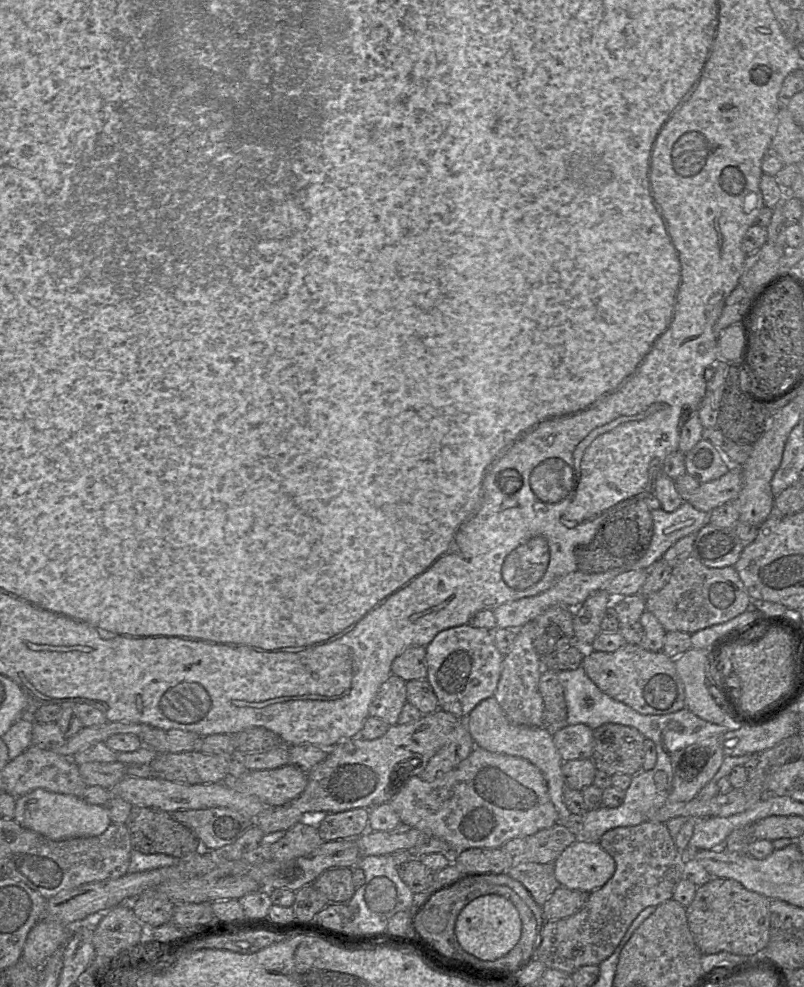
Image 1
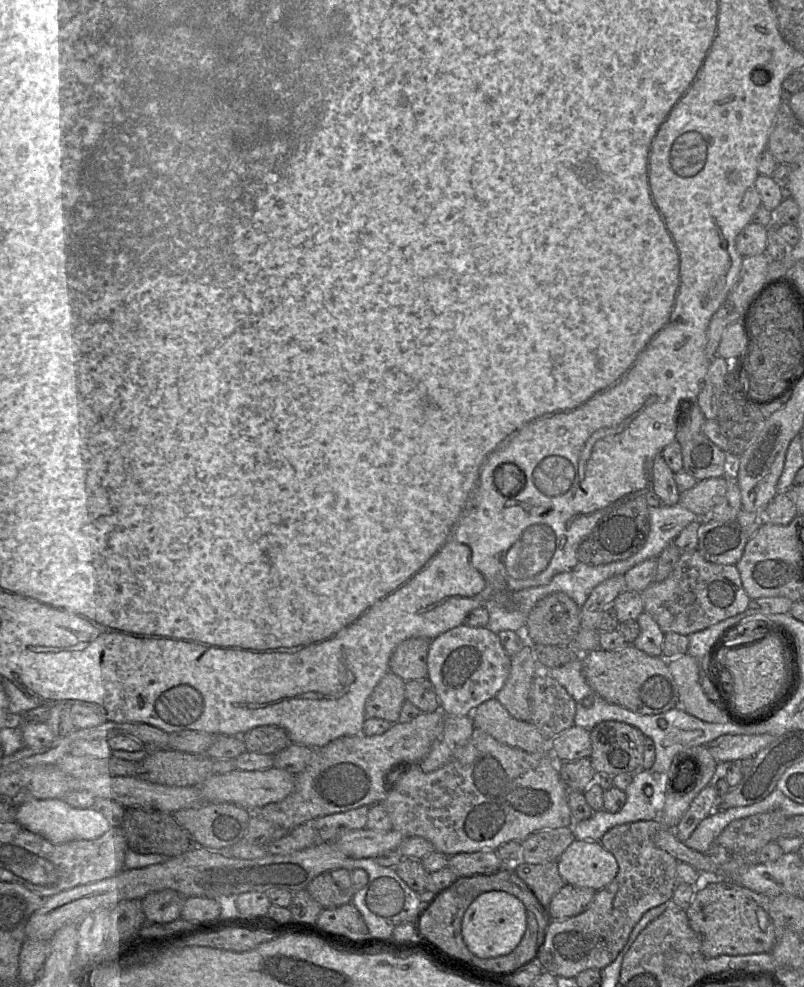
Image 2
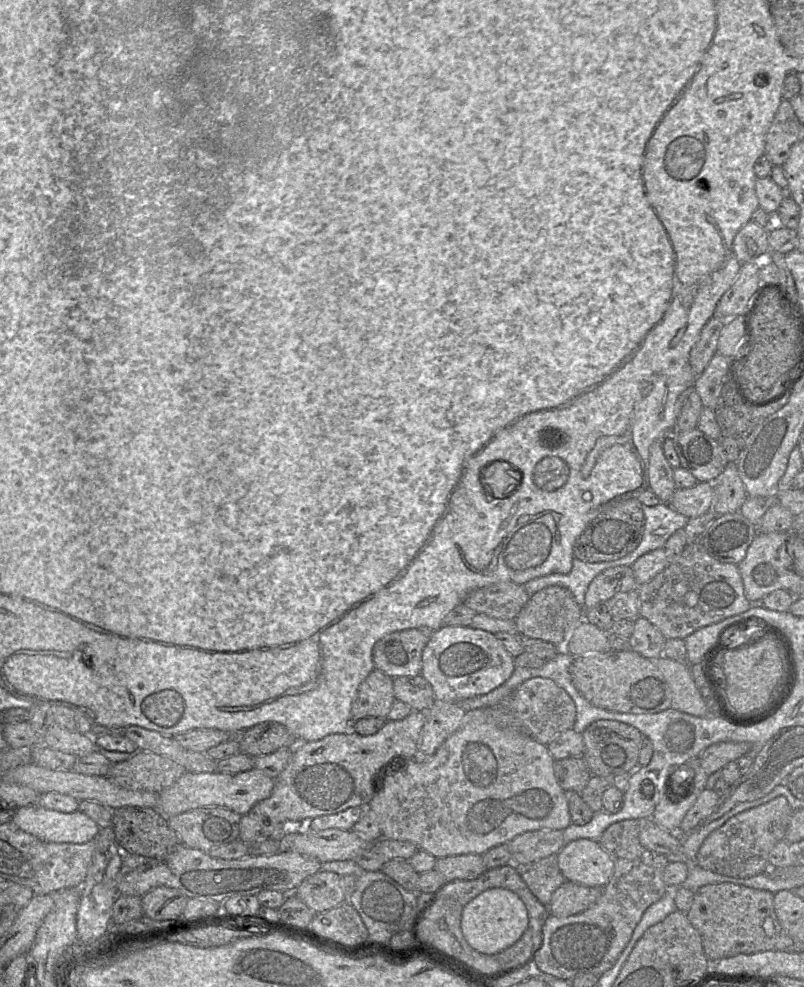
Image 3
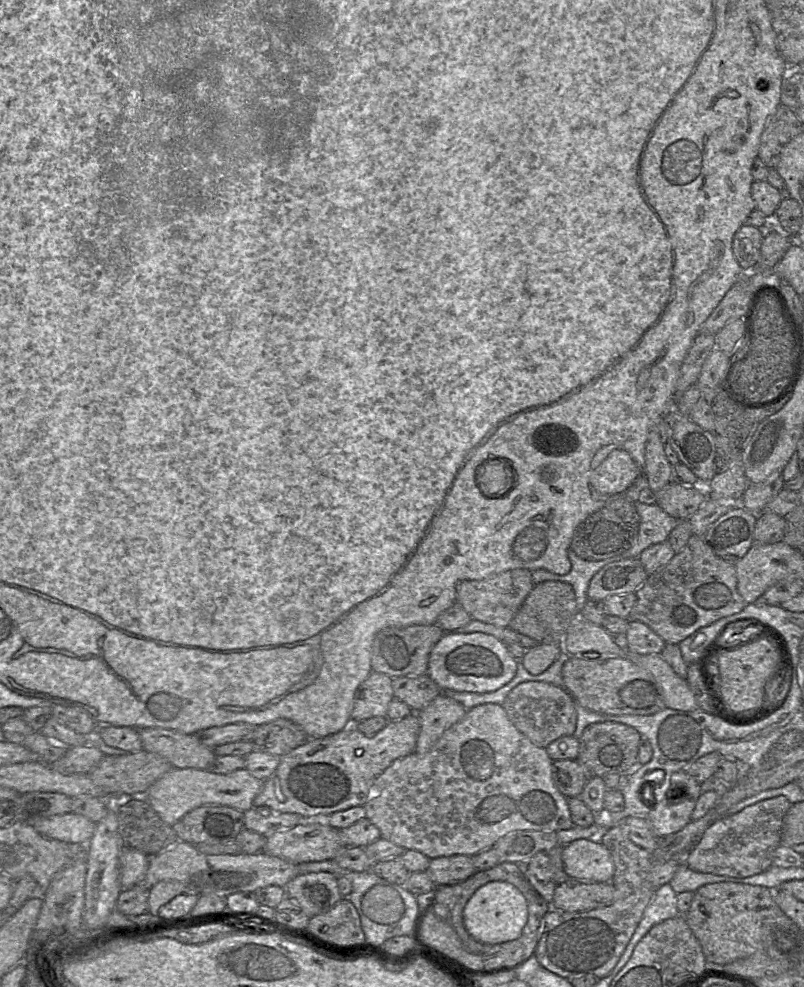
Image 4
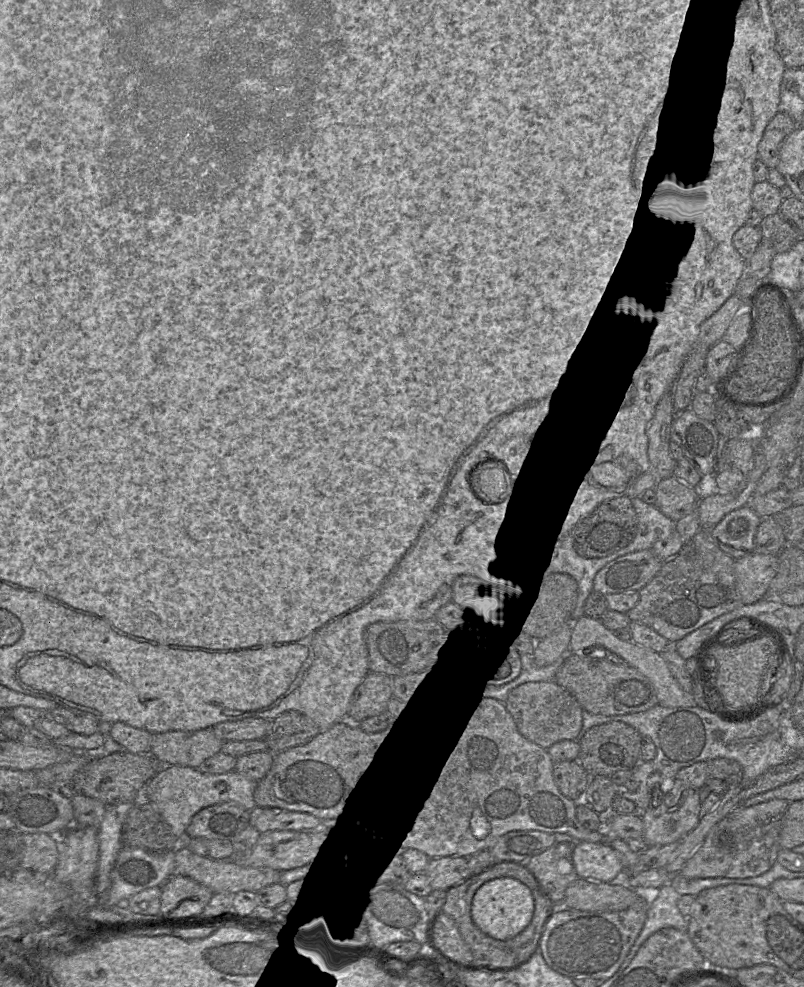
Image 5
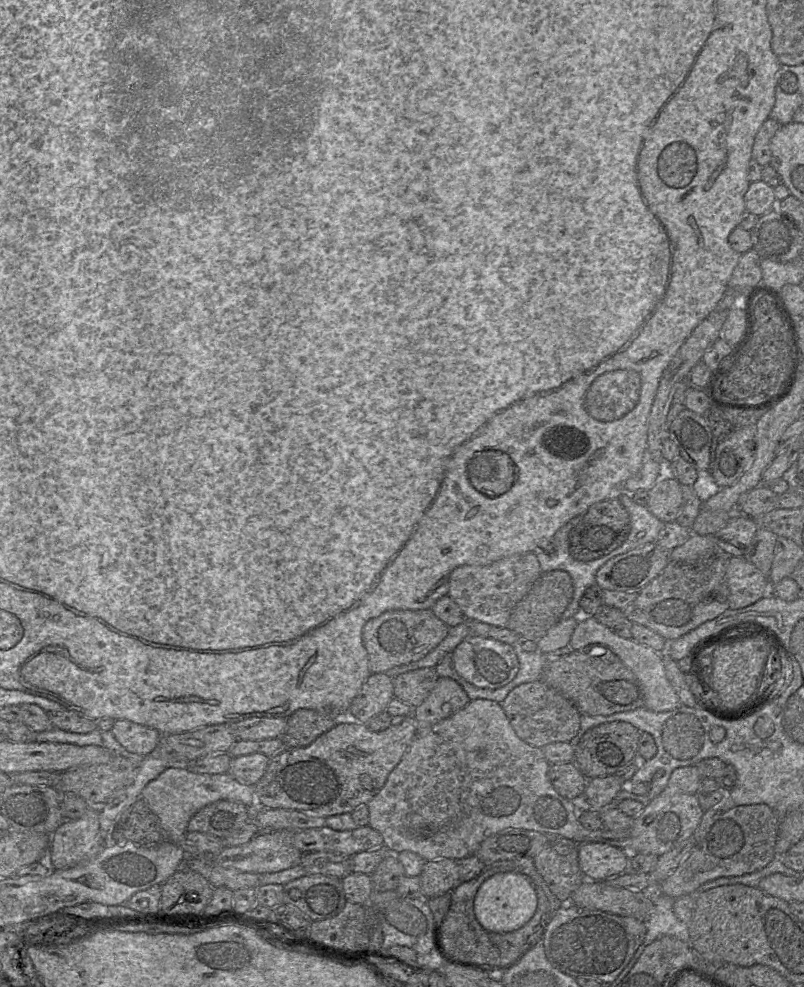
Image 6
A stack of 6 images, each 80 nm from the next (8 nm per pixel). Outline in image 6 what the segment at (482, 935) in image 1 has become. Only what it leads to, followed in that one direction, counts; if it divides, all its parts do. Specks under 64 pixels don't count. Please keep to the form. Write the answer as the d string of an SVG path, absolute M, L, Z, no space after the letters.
M499 872L485 880L474 898L474 914L488 933L509 933L523 927L537 907L536 890L528 877L517 872Z

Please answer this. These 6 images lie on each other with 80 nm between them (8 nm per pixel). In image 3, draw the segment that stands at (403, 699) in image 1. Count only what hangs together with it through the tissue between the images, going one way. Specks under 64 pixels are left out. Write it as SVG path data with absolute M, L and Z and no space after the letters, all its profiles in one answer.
M374 669L360 684L351 709L351 728L353 722L363 718L387 718L395 701L393 678L382 671Z

